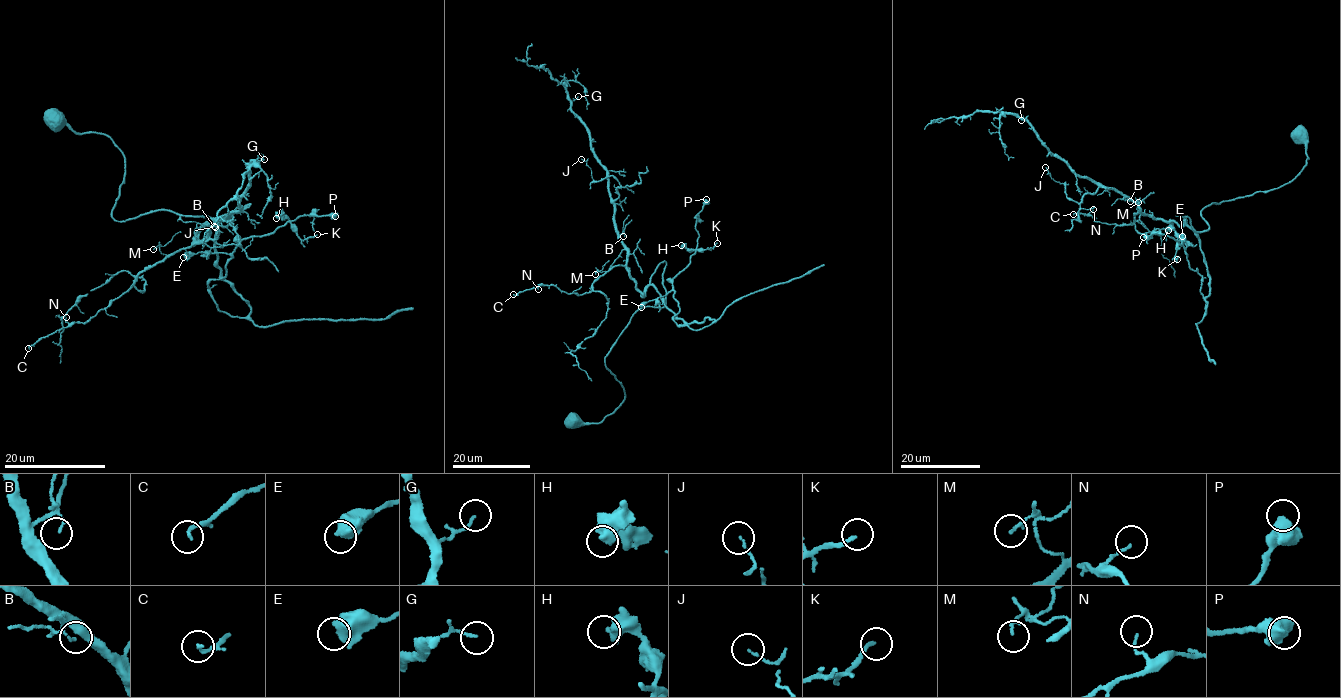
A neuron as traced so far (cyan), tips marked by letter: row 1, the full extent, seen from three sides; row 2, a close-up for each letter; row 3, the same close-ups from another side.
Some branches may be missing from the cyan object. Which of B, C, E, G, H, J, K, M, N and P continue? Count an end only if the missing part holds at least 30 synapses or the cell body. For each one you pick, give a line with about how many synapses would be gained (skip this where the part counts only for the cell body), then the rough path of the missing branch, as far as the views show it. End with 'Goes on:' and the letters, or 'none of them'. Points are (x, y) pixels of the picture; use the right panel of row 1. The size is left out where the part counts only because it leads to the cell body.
Goes on: none of them

